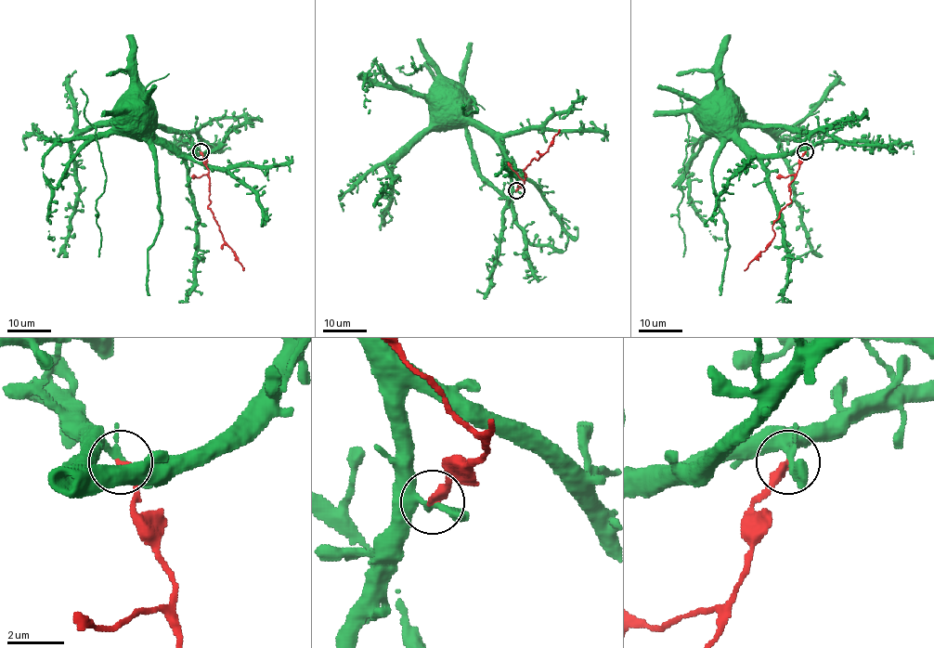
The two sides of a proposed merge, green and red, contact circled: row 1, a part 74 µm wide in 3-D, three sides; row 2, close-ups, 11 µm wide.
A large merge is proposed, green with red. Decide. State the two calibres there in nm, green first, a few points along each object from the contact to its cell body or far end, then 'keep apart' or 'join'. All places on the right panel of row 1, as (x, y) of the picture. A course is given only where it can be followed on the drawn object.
200 nm thick on the green side, 320 nm on the other; green runs (805, 152), (757, 154), (738, 136), (735, 124), (719, 110), (714, 112); red runs (805, 152), (789, 186), (791, 201), (772, 226), (774, 237), (744, 270); keep apart

